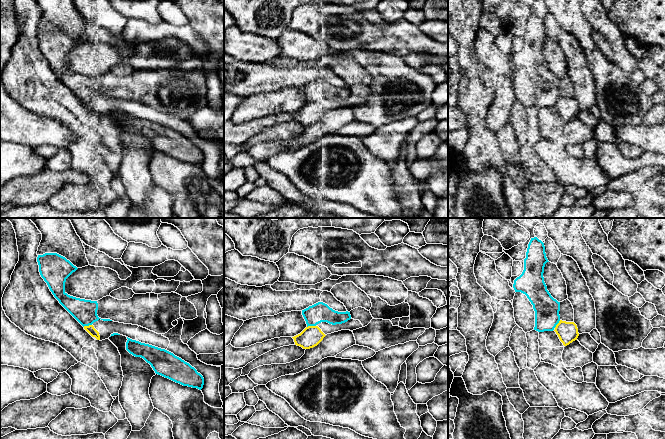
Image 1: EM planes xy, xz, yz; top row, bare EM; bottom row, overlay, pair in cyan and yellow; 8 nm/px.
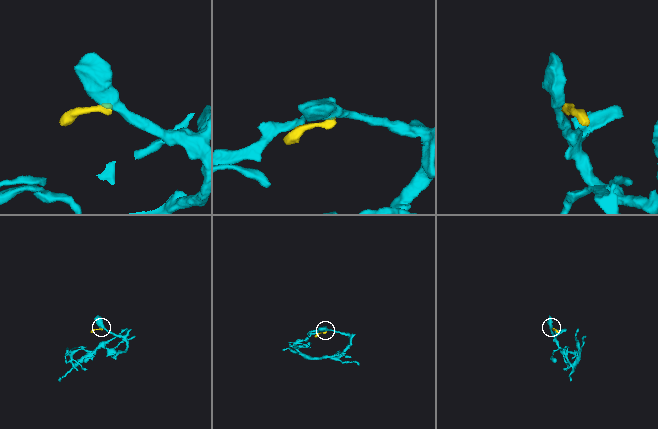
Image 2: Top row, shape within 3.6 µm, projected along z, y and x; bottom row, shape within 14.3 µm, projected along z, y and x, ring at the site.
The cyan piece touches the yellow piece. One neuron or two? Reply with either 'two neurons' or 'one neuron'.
one neuron

